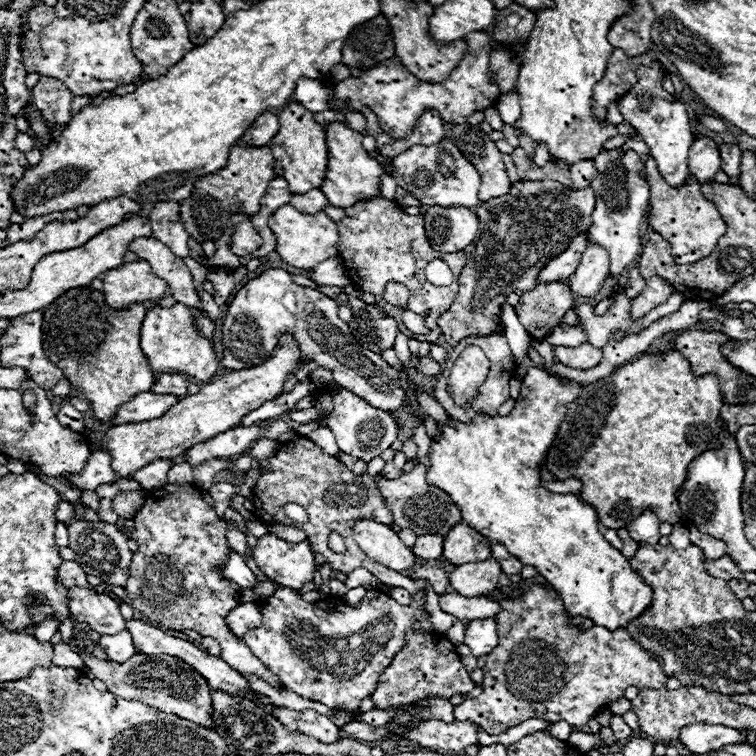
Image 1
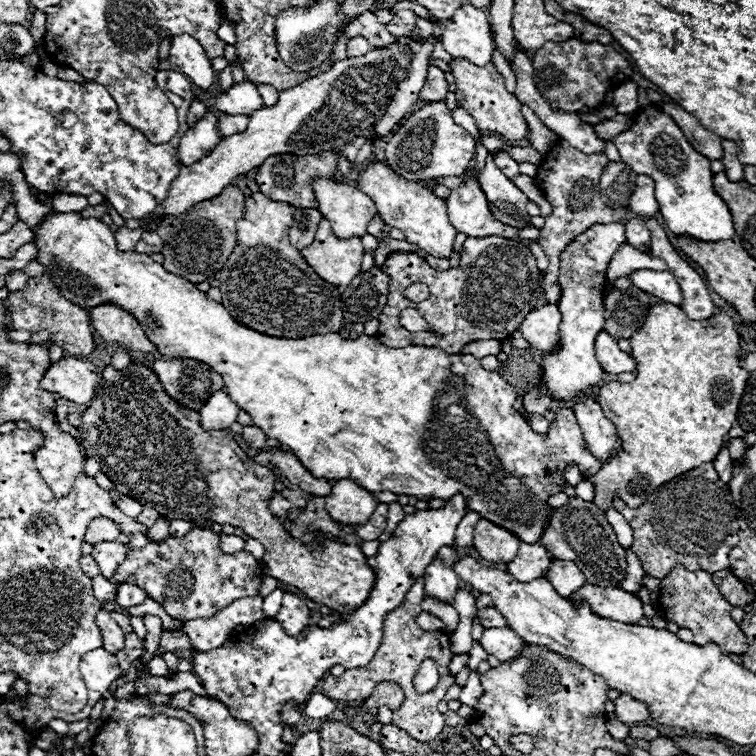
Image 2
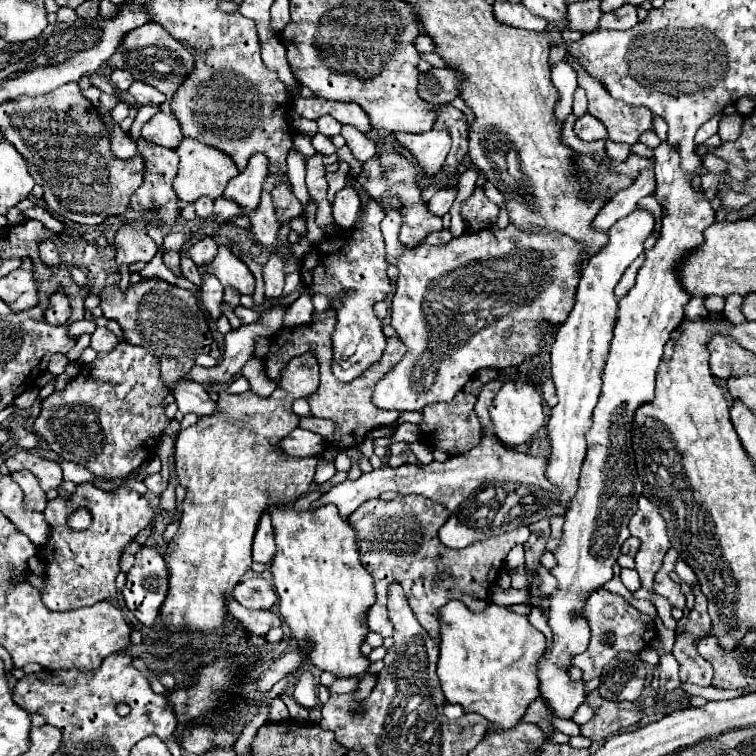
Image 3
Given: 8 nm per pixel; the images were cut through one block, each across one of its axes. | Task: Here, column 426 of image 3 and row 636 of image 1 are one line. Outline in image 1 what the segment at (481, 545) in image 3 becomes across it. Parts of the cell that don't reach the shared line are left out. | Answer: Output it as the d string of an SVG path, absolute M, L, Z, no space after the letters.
M532 584L516 598L500 602L496 622L500 640L482 668L484 692L454 708L456 720L478 722L488 734L502 734L528 718L566 720L572 728L584 730L588 718L622 698L628 686L666 688L668 676L658 658L642 650L624 628L610 632L592 626L582 632L576 626L566 626L562 600L552 586Z

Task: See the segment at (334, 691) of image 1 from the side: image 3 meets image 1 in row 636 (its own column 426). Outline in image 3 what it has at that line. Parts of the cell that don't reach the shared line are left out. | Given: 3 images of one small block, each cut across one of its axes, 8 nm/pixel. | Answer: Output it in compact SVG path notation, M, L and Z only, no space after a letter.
M399 209L386 212L382 234L386 244L386 260L398 268L396 294L392 298L392 326L406 346L402 360L378 380L374 388L374 406L384 410L422 410L426 404L452 400L456 392L482 368L520 366L540 352L542 328L546 324L562 324L574 306L576 286L580 282L580 266L586 252L578 242L562 234L522 234L512 224L506 230L488 226L480 232L462 234L446 246L418 246L406 250L399 241L402 217Z

